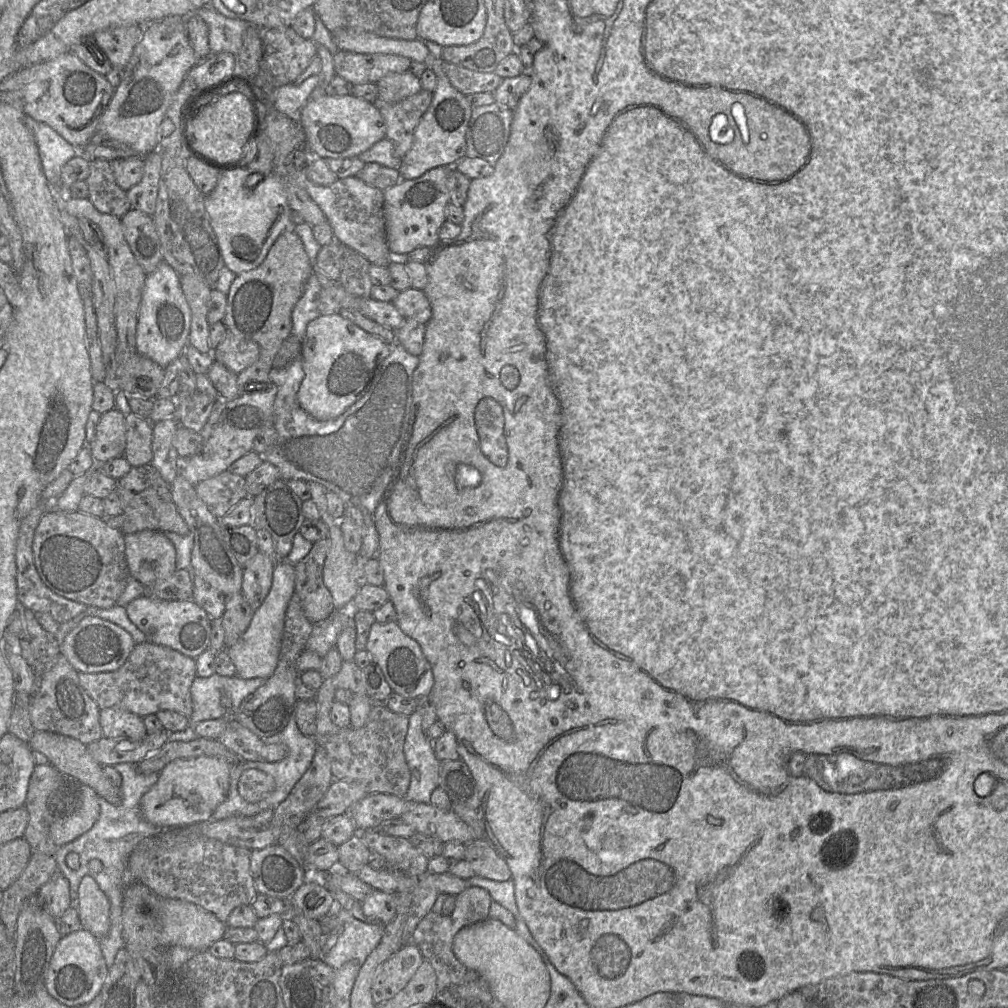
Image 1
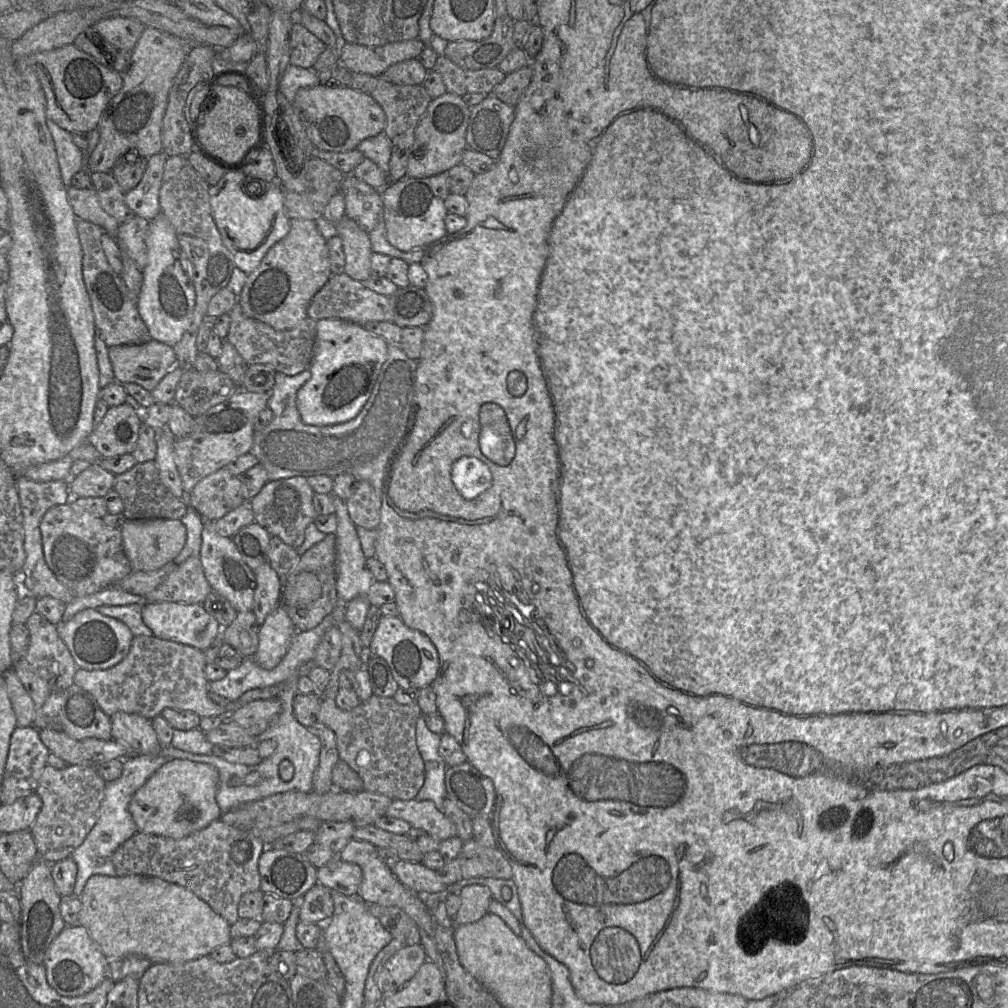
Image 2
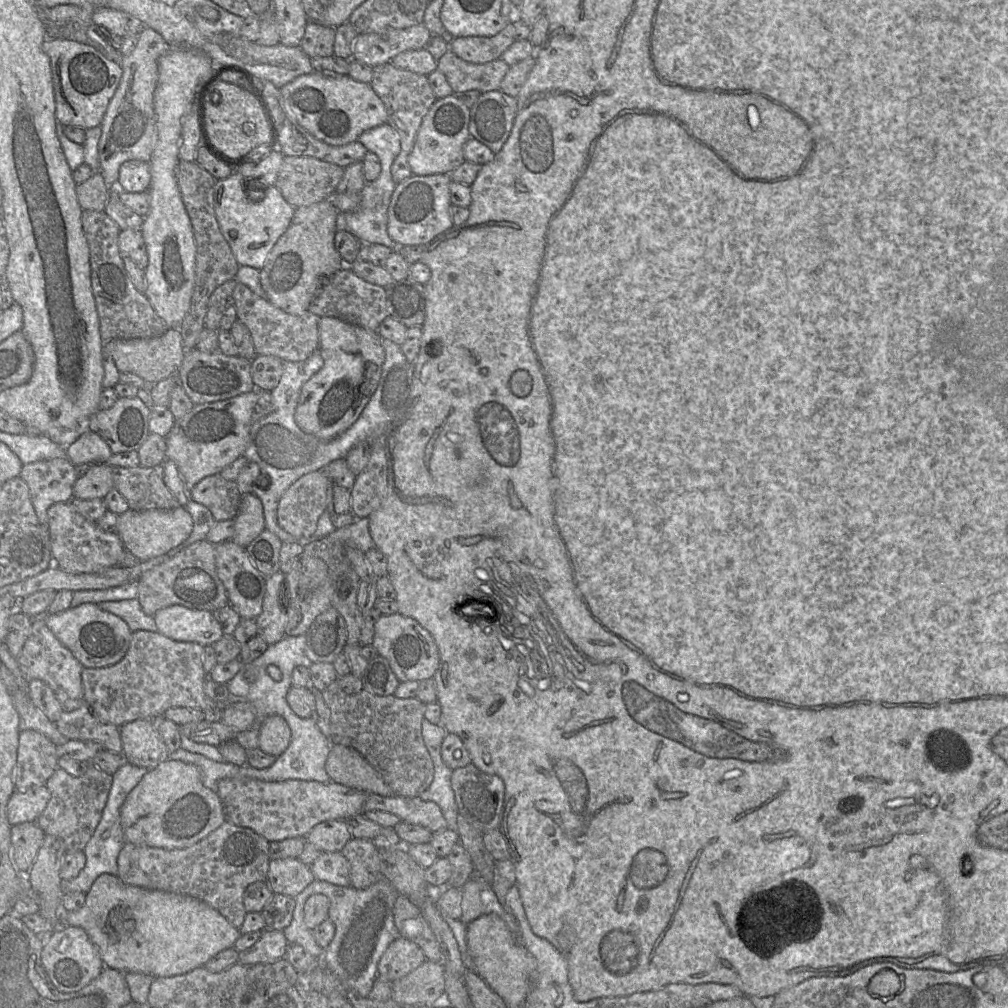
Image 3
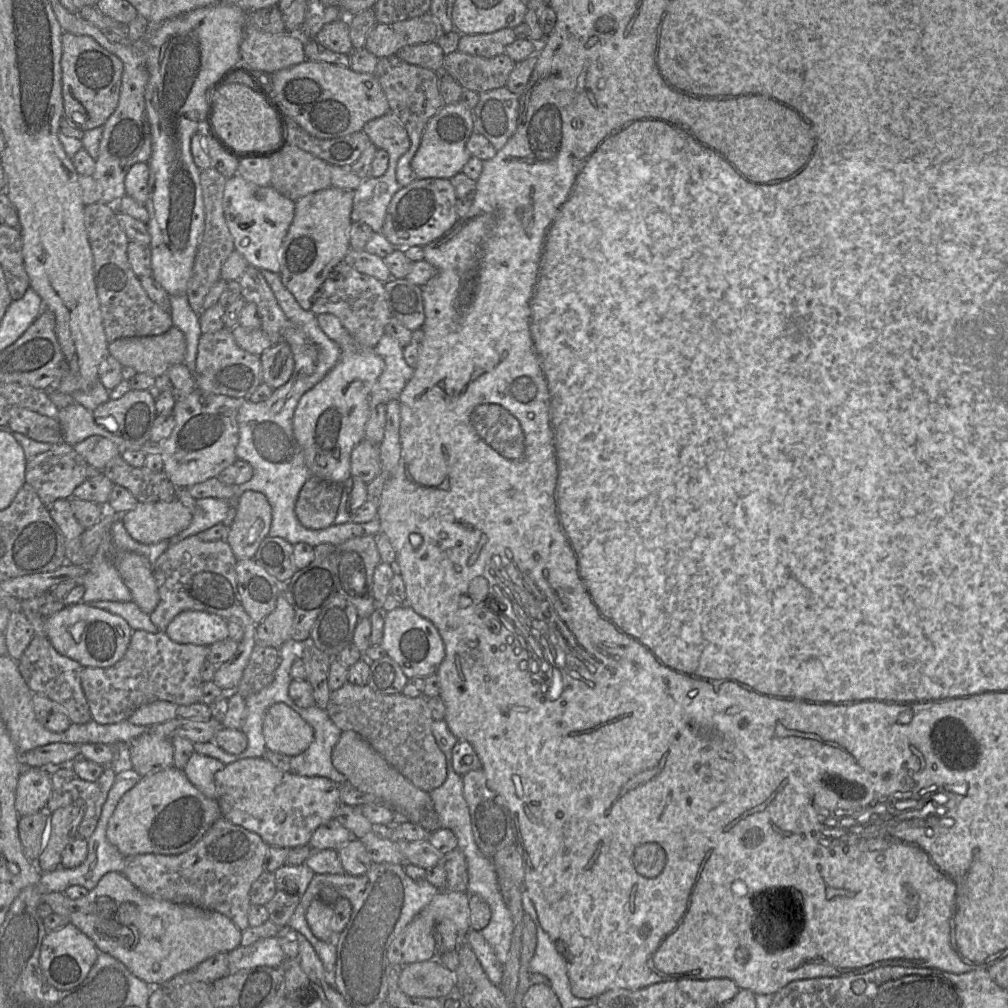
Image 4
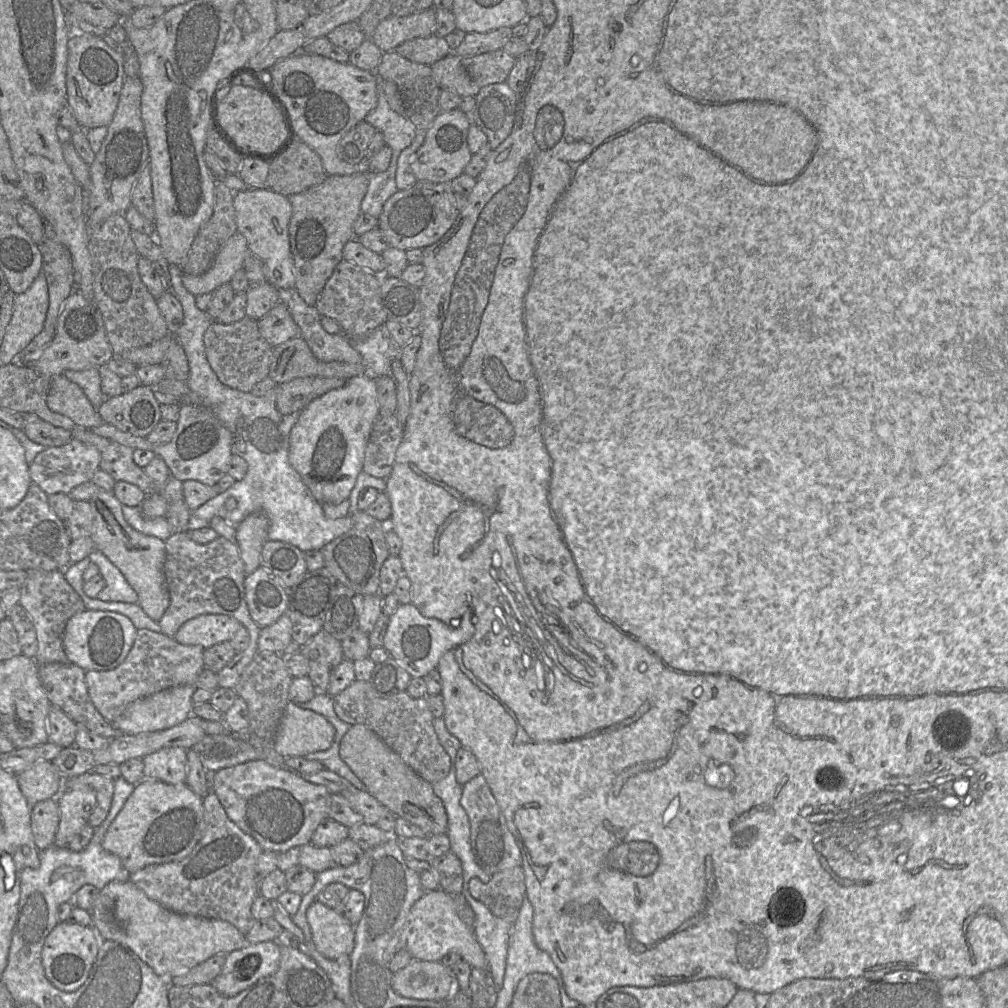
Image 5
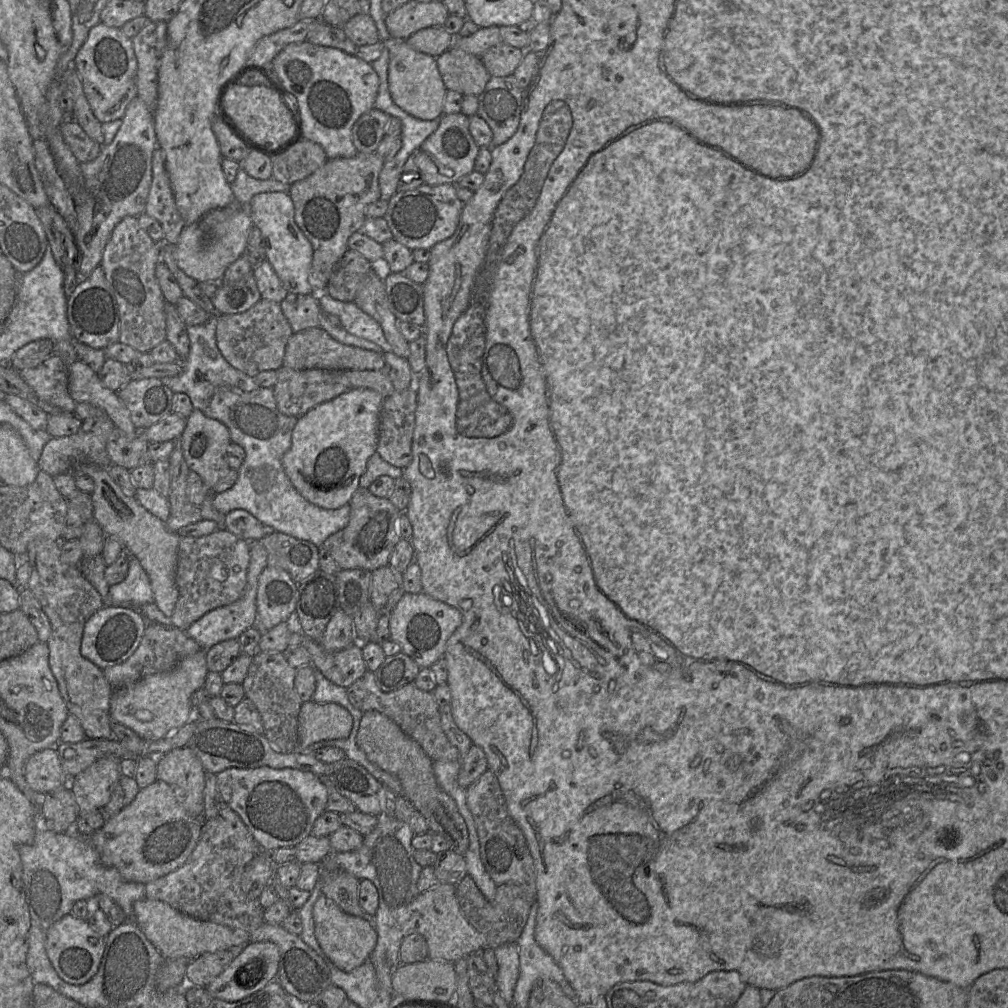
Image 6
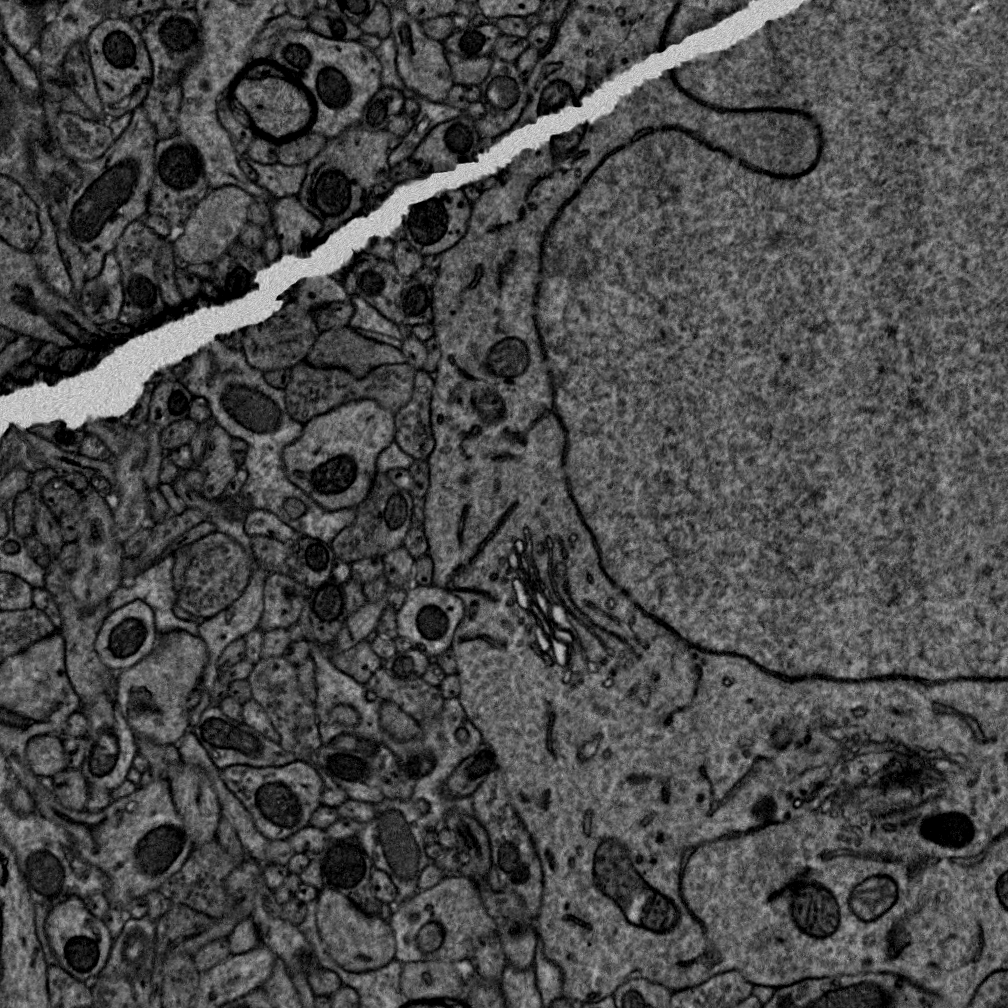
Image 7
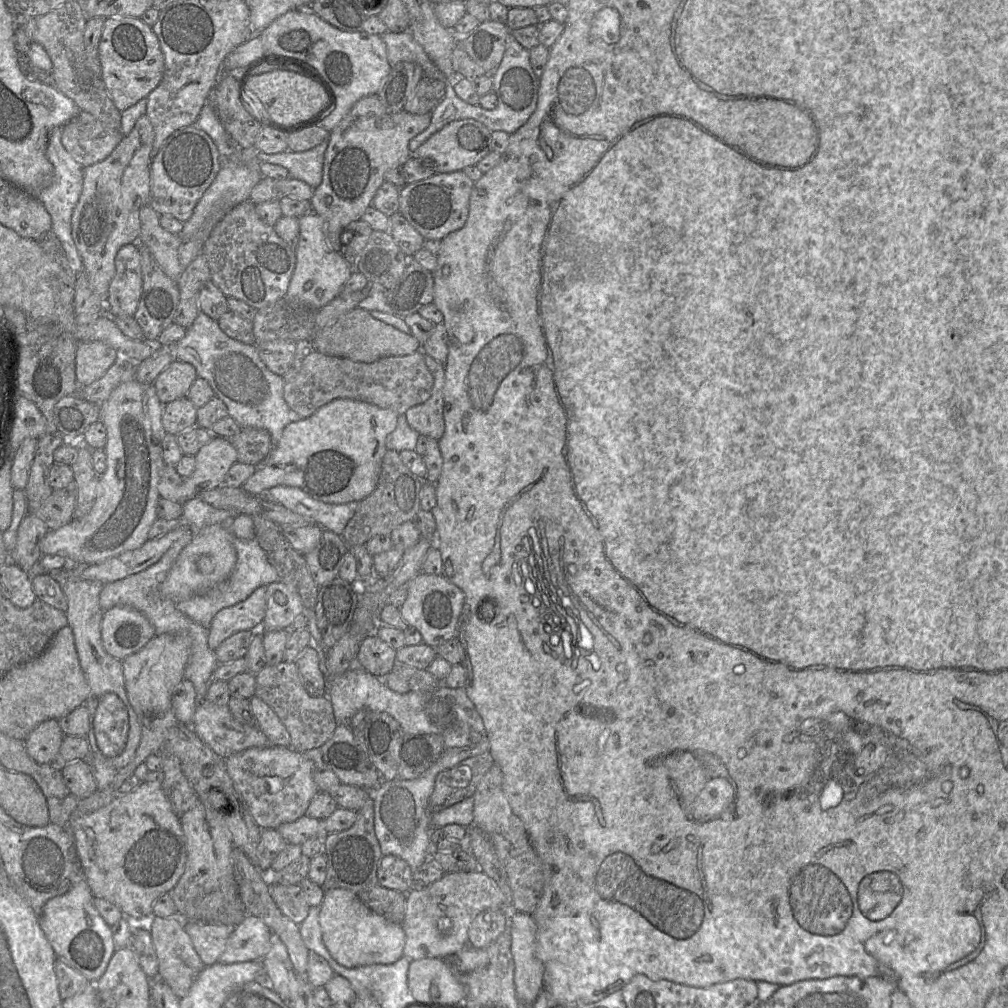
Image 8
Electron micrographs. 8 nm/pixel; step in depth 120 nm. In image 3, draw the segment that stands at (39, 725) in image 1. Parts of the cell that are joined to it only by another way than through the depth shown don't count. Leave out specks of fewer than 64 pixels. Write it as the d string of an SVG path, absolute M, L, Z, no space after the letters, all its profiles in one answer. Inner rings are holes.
M86 702L73 711L62 711L54 724L69 741L93 741L108 751L123 752L119 728L100 722Z

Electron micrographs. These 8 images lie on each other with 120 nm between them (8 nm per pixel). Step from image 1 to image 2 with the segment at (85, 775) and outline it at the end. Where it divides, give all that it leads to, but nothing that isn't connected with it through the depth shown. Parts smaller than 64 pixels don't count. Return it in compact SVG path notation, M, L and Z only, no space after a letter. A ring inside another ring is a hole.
M51 729L39 730L39 737L51 754L58 756L68 765L93 765L85 757L81 741L76 741L63 732Z

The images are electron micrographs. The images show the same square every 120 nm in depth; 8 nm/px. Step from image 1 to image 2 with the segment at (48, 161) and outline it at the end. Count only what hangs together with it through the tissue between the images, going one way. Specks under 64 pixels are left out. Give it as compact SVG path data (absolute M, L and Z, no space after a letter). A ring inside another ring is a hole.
M49 119L46 120L46 125L53 137L62 181L69 188L73 176L86 169L85 153L75 145L71 133Z

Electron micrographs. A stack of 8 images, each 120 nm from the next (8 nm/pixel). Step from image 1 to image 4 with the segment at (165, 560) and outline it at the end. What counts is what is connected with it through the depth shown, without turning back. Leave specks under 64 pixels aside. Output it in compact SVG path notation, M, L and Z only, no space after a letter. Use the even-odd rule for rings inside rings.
M175 498L169 502L138 502L135 508L121 515L121 520L134 540L154 544L187 528L192 513Z

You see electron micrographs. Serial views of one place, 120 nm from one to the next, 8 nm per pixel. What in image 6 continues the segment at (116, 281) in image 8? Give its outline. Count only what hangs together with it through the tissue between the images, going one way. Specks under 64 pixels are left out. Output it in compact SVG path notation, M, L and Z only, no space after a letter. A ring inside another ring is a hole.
M100 266L89 277L80 279L68 297L67 319L72 336L93 349L103 350L119 341L120 315L115 291Z

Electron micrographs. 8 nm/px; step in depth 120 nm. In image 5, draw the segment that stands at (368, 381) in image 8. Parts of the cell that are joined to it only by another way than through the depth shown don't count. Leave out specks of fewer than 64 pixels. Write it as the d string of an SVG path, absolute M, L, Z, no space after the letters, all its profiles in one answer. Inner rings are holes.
M309 376L276 384L277 409L283 415L301 413L312 400L332 389L342 387L346 382L346 379L341 378Z

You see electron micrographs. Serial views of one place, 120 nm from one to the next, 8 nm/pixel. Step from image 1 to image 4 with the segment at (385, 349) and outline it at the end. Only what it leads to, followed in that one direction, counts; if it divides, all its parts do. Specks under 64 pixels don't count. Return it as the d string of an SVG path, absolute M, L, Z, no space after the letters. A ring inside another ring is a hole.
M333 314L317 315L317 321L323 332L339 346L341 355L335 367L301 397L294 413L293 432L304 452L305 463L311 476L341 484L351 477L351 453L365 437L365 426L371 413L369 395L385 369L385 362L374 348L359 346Z

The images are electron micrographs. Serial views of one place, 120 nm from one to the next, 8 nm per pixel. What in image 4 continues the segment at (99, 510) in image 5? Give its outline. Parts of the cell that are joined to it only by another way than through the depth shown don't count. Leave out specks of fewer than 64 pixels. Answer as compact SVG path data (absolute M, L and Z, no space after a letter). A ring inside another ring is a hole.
M113 551L111 560L132 594L132 601L150 615L159 603L153 565L147 557L129 551Z

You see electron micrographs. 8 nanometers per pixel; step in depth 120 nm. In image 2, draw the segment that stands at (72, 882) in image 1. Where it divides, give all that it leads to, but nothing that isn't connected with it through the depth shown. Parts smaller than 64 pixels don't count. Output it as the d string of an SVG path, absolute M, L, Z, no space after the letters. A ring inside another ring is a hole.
M161 754L157 756L129 756L123 760L122 775L106 784L96 824L86 836L84 842L70 856L77 865L77 876L71 896L79 897L87 880L93 875L116 877L112 856L122 843L138 832L128 810L129 803L136 791L168 760L171 759L167 759ZM98 858L104 860L103 865L96 865Z

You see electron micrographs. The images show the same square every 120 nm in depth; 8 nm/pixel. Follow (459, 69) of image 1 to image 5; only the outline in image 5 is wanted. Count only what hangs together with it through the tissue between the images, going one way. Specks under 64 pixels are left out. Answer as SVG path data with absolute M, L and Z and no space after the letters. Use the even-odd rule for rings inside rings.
M503 49L461 58L472 80L479 86L507 82L516 58Z

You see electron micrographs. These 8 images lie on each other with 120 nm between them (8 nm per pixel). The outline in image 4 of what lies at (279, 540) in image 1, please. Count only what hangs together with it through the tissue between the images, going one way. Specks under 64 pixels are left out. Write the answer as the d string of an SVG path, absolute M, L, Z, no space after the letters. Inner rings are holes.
M311 476L299 492L295 514L305 528L325 529L334 524L341 498L339 484Z

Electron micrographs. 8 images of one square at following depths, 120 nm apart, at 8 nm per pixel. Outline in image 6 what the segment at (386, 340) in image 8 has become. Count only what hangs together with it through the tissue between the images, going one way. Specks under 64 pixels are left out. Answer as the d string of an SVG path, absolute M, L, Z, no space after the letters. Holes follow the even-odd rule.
M318 326L292 334L286 345L283 366L295 370L380 370L385 366L385 358L381 352L343 344Z

